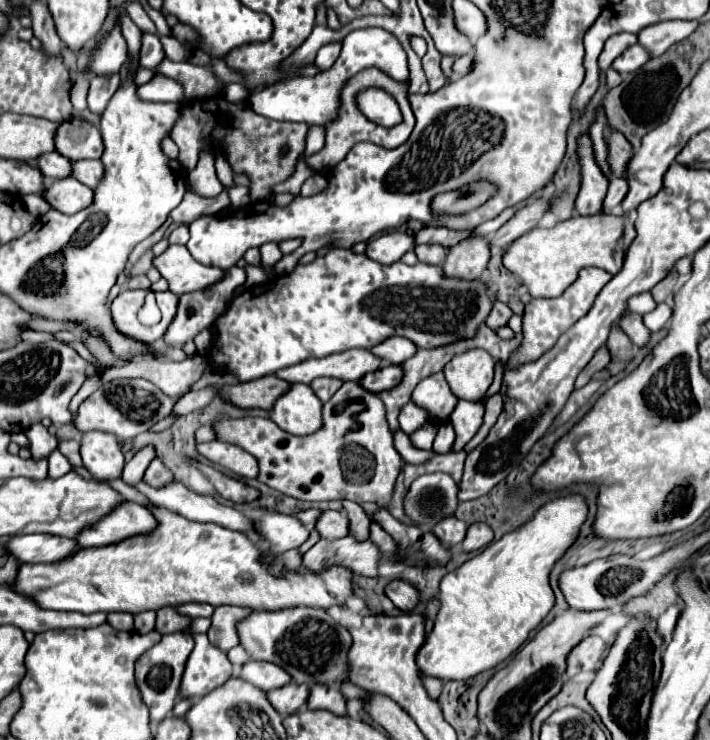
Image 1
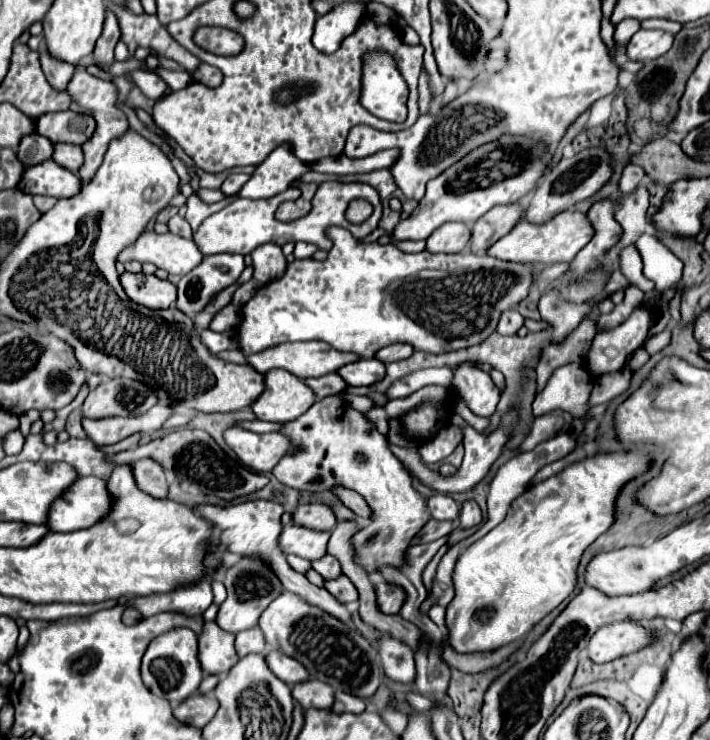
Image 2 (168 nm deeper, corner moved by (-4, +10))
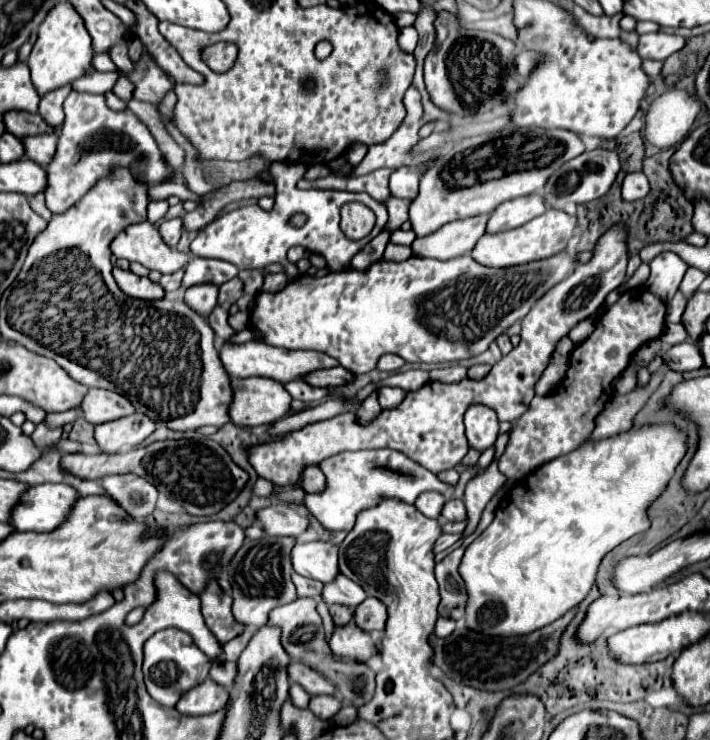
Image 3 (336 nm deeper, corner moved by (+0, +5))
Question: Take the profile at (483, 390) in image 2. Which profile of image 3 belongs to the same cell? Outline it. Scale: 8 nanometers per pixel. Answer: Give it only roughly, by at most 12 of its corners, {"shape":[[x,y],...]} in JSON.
{"shape":[[471,406],[465,414],[469,446],[491,448],[499,422],[487,406]]}

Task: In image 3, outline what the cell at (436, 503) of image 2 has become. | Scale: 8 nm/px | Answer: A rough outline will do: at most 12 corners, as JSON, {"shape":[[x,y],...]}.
{"shape":[[423,492],[415,506],[429,518],[439,518],[445,496]]}

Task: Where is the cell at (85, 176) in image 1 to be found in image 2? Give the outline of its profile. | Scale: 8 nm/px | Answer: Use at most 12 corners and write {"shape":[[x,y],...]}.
{"shape":[[55,143],[53,161],[77,173],[83,165],[83,149]]}

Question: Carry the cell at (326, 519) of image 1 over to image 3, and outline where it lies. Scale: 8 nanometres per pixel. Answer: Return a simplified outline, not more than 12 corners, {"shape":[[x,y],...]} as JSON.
{"shape":[[287,504],[255,514],[265,534],[293,536],[309,528],[307,516]]}

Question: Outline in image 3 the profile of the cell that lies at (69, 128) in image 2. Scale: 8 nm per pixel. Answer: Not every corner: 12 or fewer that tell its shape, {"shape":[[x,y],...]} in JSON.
{"shape":[[25,110],[3,114],[5,130],[23,138],[53,130],[39,114]]}

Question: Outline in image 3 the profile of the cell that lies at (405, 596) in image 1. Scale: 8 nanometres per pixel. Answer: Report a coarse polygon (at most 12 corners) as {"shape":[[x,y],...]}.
{"shape":[[377,598],[353,610],[353,622],[365,632],[385,628],[387,610]]}

